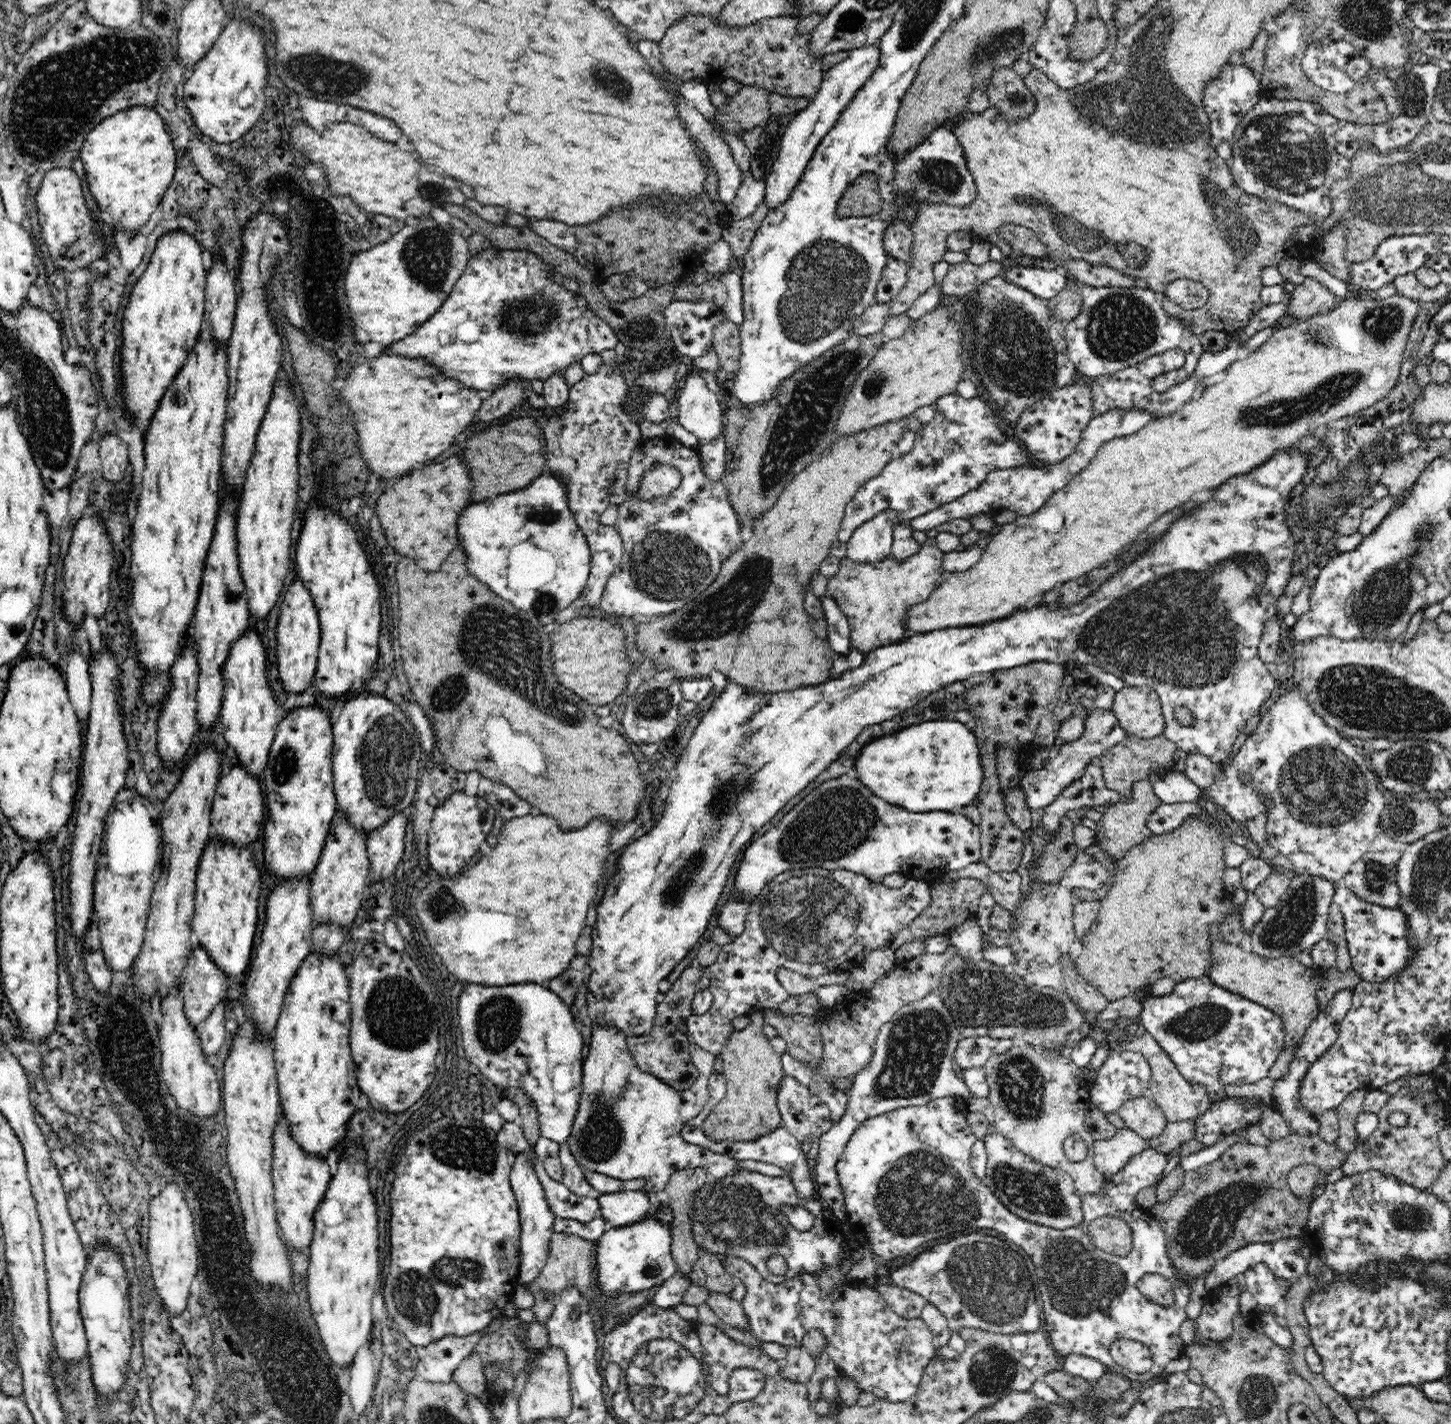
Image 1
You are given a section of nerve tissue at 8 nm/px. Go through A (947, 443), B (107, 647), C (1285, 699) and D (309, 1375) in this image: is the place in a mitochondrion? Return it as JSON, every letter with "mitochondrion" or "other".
{"A":"other","B":"other","C":"other","D":"mitochondrion"}

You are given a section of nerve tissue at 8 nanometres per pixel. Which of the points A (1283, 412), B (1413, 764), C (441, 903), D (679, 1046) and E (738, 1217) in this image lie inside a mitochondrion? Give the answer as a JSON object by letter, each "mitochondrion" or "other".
{"A":"mitochondrion","B":"mitochondrion","C":"mitochondrion","D":"other","E":"mitochondrion"}

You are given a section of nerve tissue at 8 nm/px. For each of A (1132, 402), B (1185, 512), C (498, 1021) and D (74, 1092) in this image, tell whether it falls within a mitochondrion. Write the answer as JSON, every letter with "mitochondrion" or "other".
{"A":"other","B":"other","C":"mitochondrion","D":"other"}

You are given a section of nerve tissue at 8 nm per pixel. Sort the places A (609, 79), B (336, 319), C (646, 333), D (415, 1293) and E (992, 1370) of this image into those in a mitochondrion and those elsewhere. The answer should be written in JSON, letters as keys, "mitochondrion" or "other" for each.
{"A":"mitochondrion","B":"other","C":"mitochondrion","D":"mitochondrion","E":"mitochondrion"}

